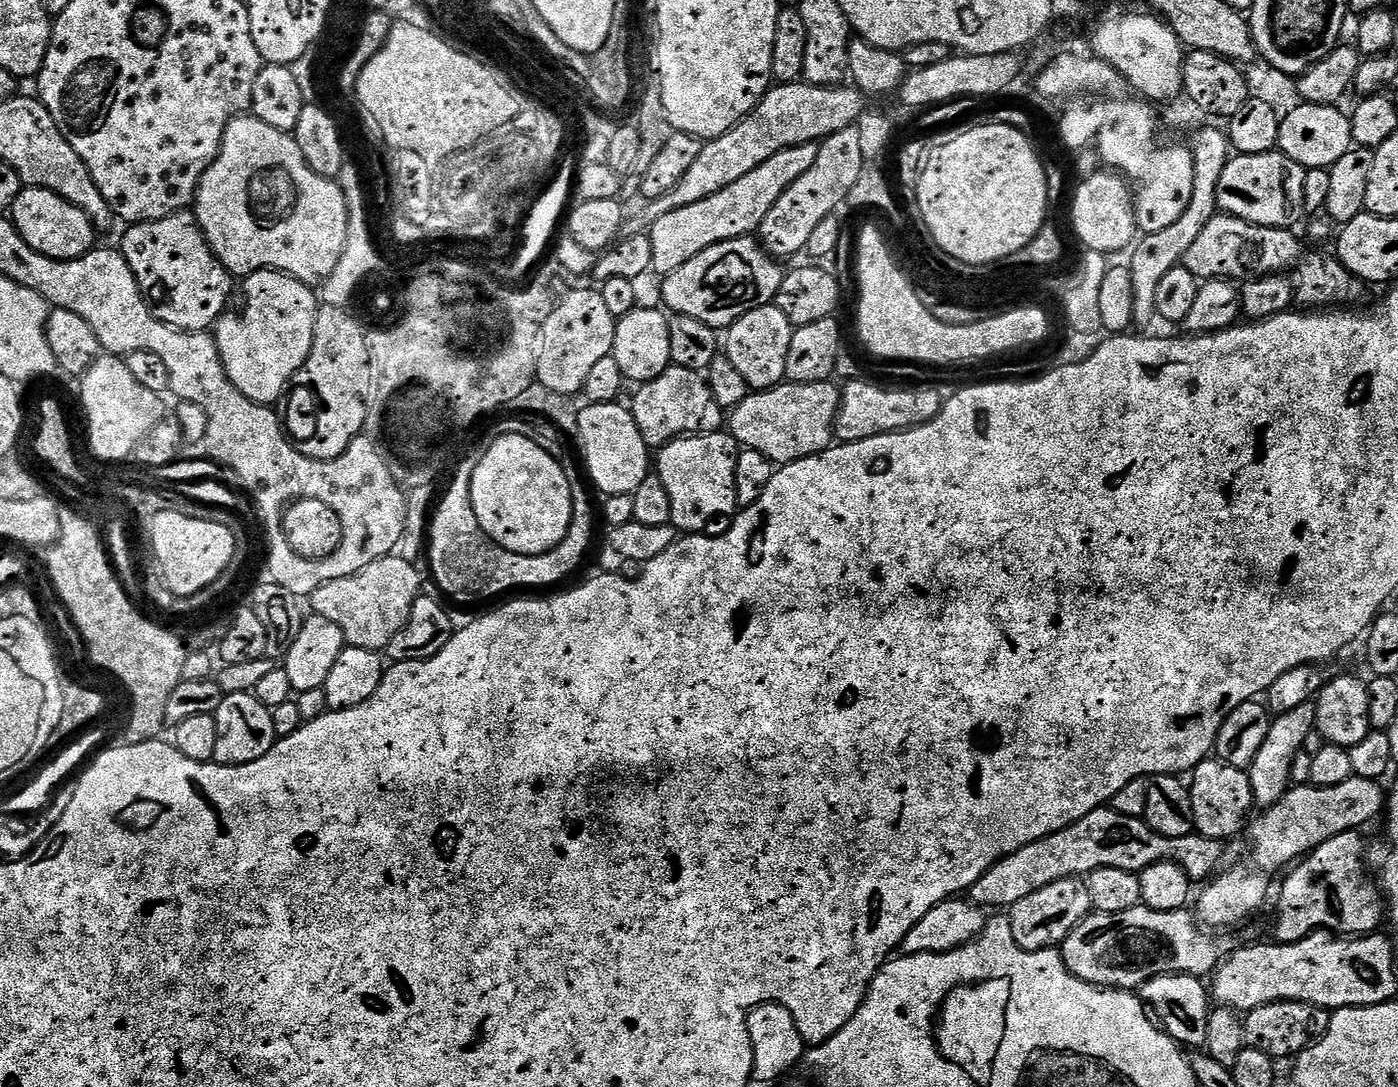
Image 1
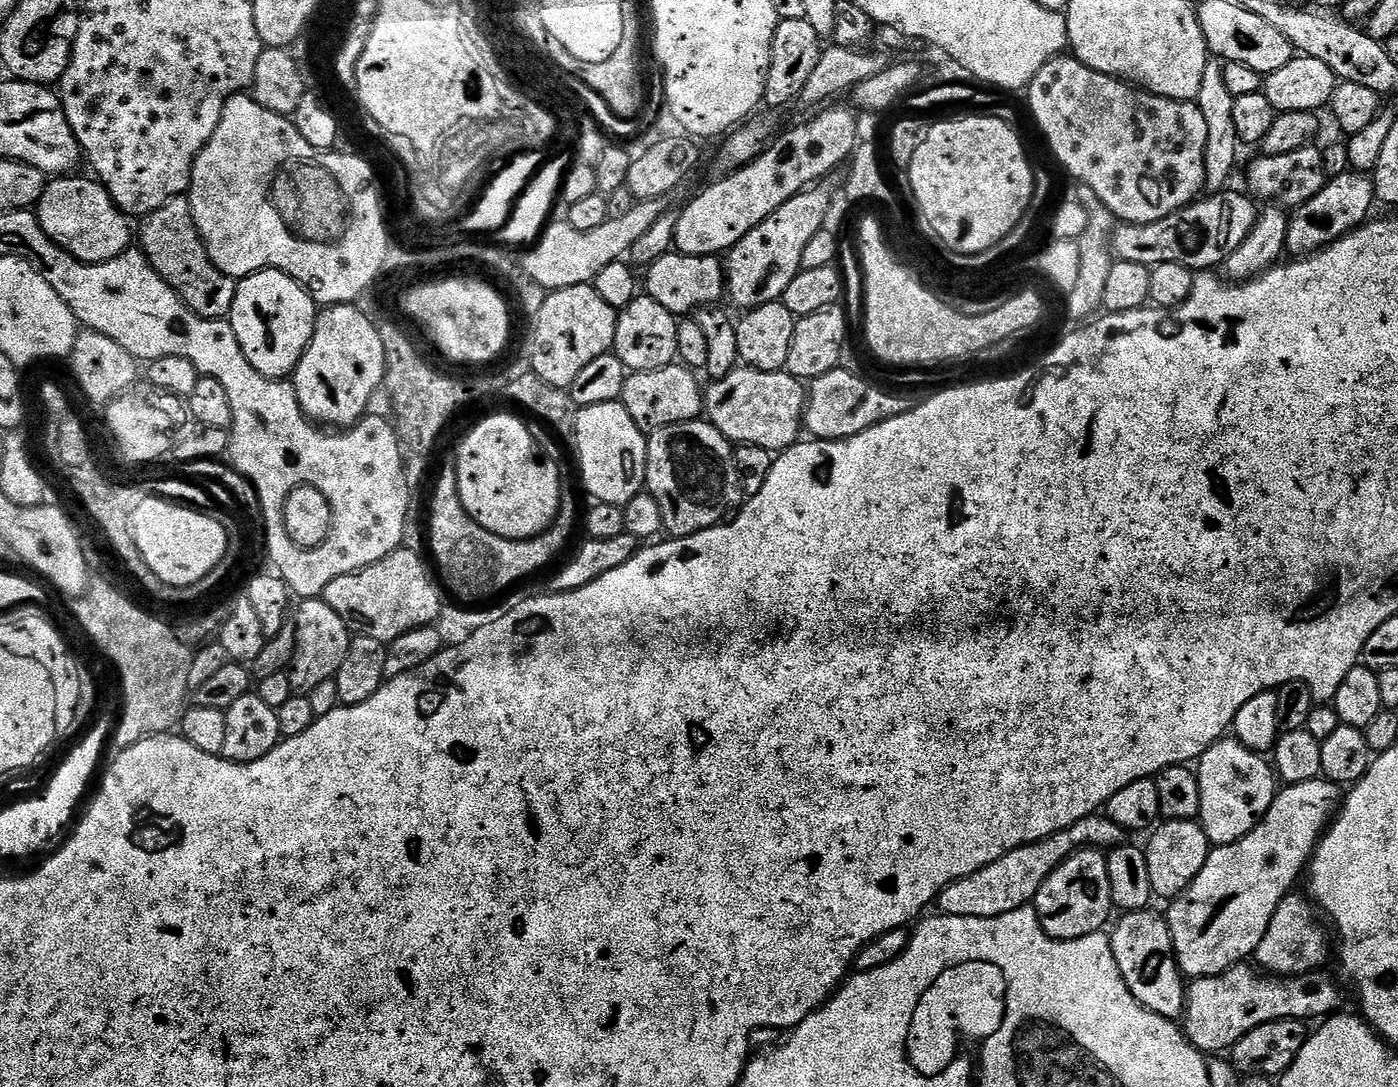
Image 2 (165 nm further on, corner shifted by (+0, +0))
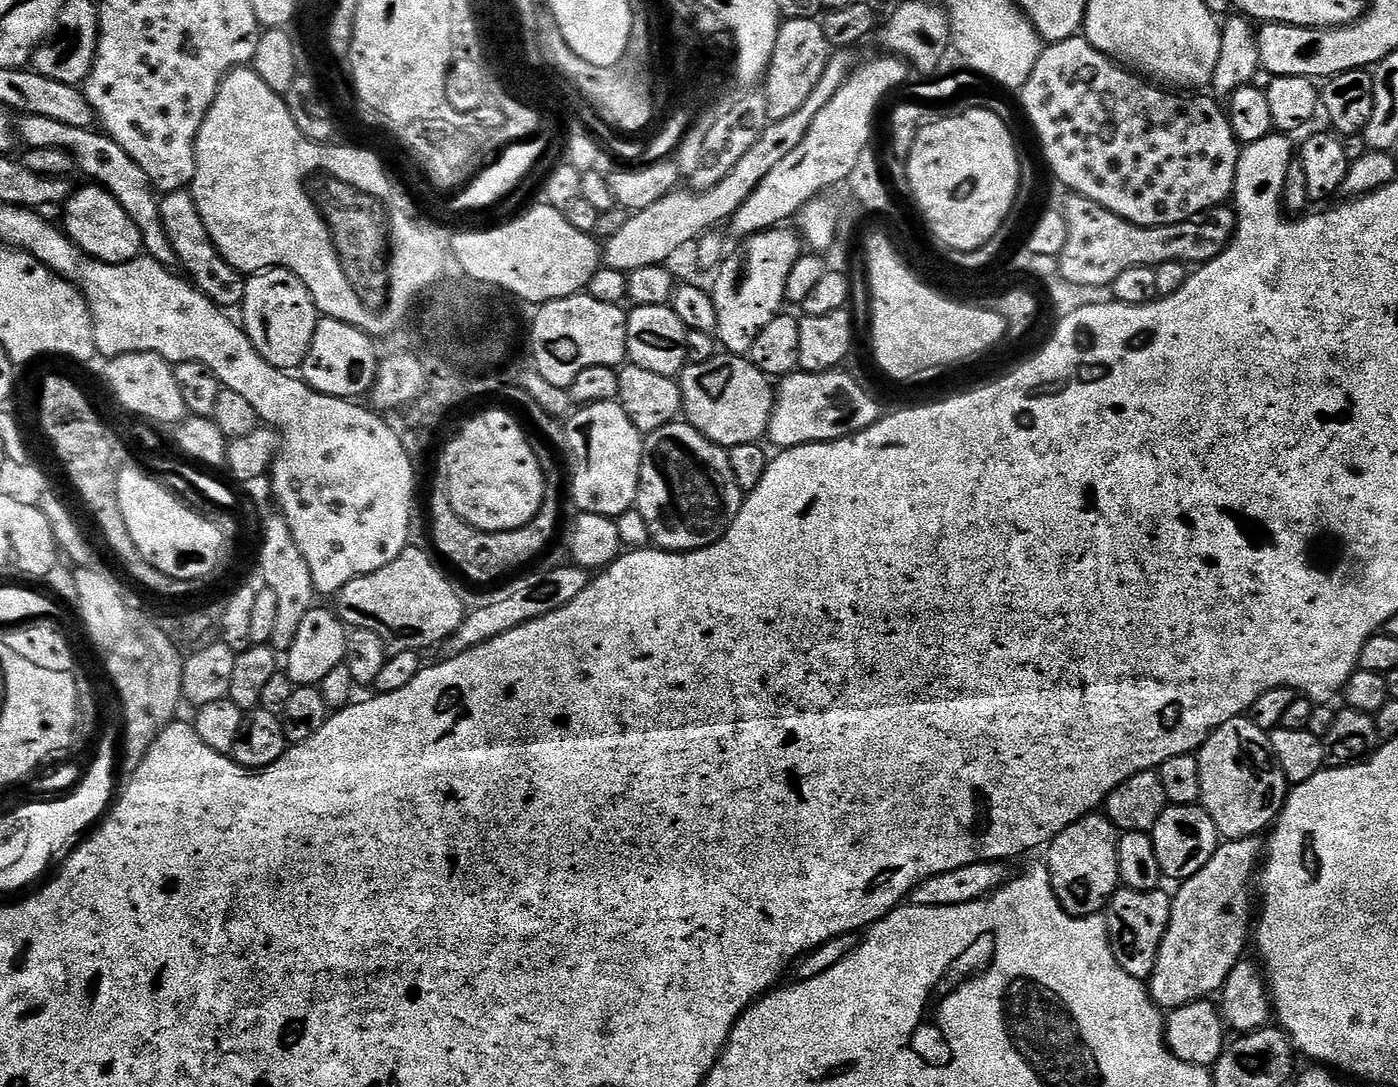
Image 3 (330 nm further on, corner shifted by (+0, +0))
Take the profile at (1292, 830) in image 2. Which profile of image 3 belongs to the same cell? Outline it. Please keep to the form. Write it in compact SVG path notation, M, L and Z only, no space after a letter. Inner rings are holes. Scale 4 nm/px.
M1257 837L1224 840L1214 858L1177 887L1180 889L1172 896L1168 932L1162 938L1150 977L1150 995L1157 1008L1183 1008L1223 989L1230 970L1240 963L1244 947L1250 944L1254 900L1248 897L1248 883L1253 883L1261 864L1262 844Z

